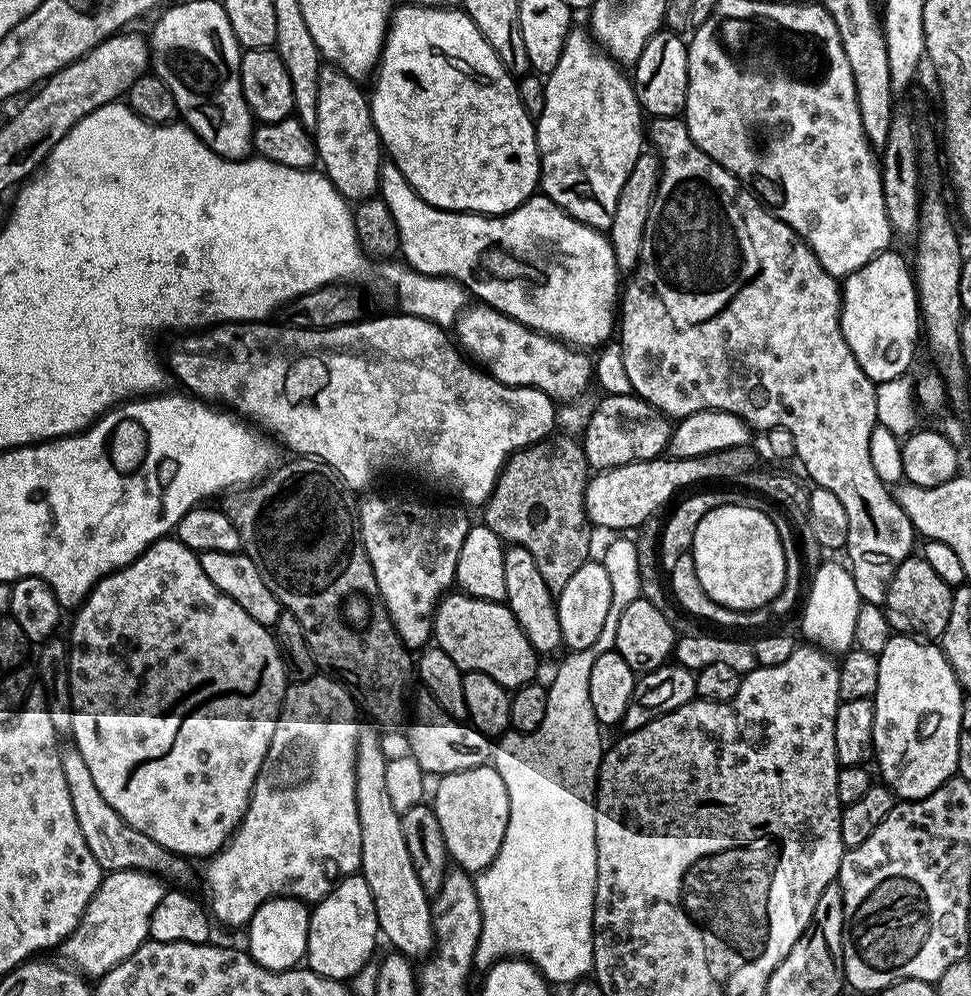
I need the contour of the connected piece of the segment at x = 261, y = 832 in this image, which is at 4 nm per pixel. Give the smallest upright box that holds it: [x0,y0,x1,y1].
[207,674,362,929]

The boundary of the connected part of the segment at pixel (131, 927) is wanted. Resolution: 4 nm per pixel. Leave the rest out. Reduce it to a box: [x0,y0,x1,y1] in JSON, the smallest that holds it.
[58,868,165,976]

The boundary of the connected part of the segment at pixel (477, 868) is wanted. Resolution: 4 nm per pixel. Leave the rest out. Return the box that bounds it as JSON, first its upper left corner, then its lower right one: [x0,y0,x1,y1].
[430,763,510,874]

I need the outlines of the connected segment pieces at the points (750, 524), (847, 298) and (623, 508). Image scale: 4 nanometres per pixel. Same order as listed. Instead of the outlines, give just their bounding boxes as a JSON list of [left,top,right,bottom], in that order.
[[690,502,786,614],[840,250,922,384],[584,448,748,530]]

